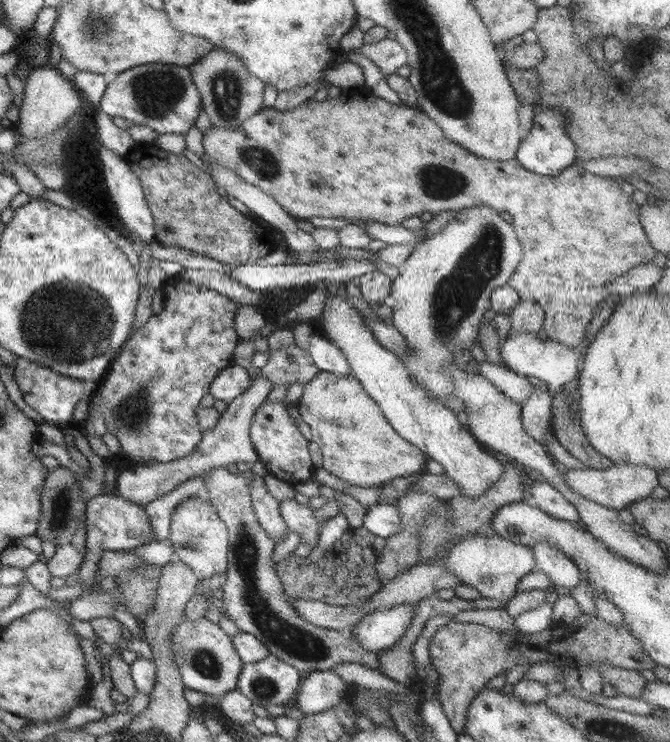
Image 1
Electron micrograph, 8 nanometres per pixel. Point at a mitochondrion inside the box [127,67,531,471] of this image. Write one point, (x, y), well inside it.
(455, 297)

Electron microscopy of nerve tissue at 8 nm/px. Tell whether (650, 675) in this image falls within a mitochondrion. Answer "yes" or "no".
no

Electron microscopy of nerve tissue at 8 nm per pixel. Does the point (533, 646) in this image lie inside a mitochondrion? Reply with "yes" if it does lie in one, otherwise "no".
no

